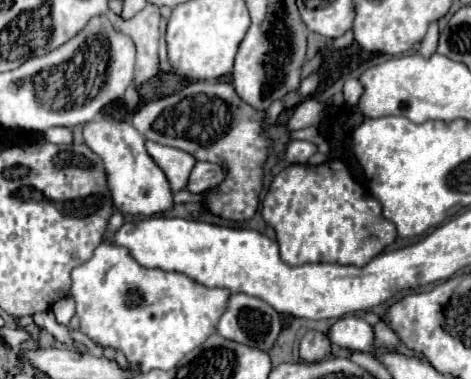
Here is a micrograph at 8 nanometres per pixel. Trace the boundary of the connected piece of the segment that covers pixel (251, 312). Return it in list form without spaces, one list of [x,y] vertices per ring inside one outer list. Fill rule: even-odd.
[[[234,293],[230,297],[228,309],[218,321],[218,333],[224,339],[262,349],[266,353],[274,347],[280,329],[280,315],[268,303],[244,293]]]

